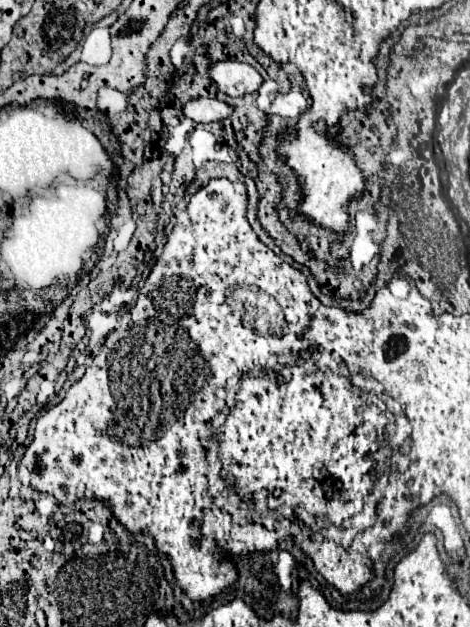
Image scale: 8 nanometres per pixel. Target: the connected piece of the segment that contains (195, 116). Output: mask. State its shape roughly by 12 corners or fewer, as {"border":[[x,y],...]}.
{"border":[[195,97],[183,115],[195,123],[221,121],[231,107],[219,99]]}

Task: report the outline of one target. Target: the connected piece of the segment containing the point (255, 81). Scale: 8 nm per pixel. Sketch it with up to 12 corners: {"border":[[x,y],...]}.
{"border":[[211,63],[207,75],[231,97],[255,93],[263,83],[251,65]]}

